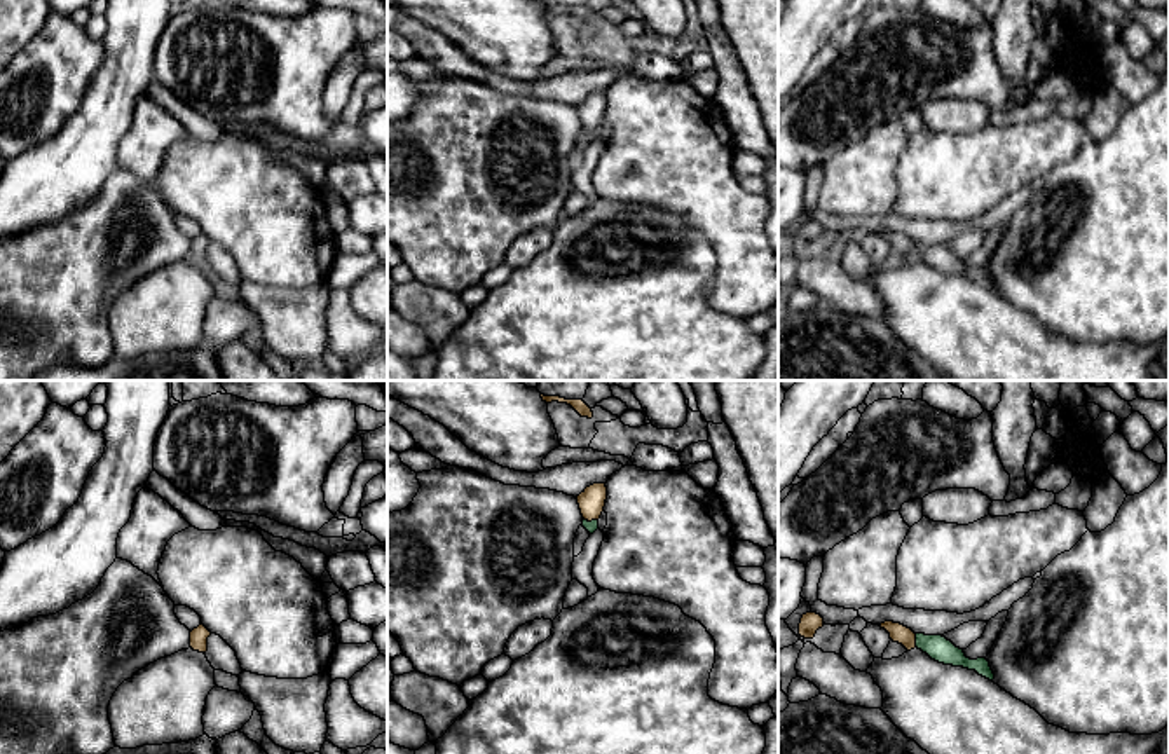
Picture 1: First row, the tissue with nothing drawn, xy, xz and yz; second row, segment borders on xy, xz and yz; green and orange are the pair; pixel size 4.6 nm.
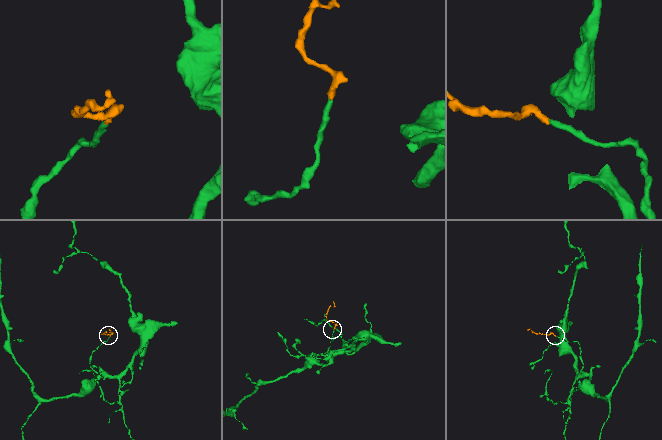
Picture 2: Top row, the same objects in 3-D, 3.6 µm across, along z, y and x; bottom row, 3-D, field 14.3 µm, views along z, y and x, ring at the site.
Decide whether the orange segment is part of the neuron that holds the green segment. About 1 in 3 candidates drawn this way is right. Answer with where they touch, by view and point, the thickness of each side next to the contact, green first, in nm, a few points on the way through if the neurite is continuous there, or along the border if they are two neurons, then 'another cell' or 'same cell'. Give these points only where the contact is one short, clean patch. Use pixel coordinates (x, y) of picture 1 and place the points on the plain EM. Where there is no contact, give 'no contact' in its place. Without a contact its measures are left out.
meets green in yz at (916, 250); 120 nm thick on the green side, 90 nm on the other; runs through yz (941, 259), (916, 250), (901, 243); same cell

